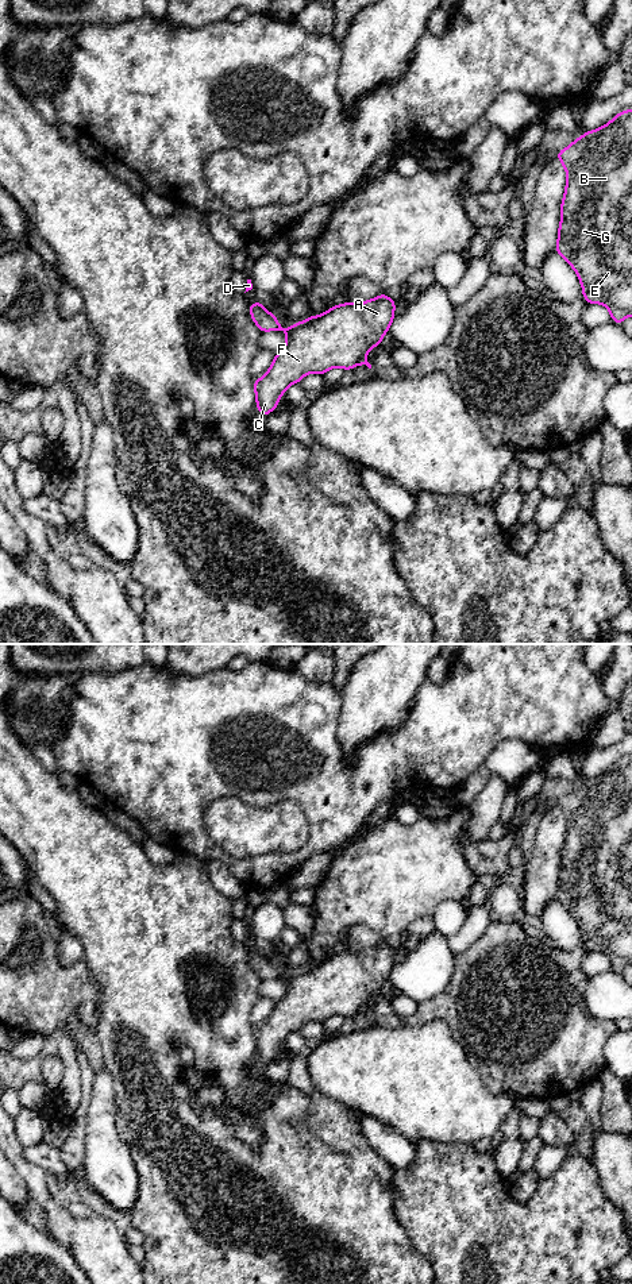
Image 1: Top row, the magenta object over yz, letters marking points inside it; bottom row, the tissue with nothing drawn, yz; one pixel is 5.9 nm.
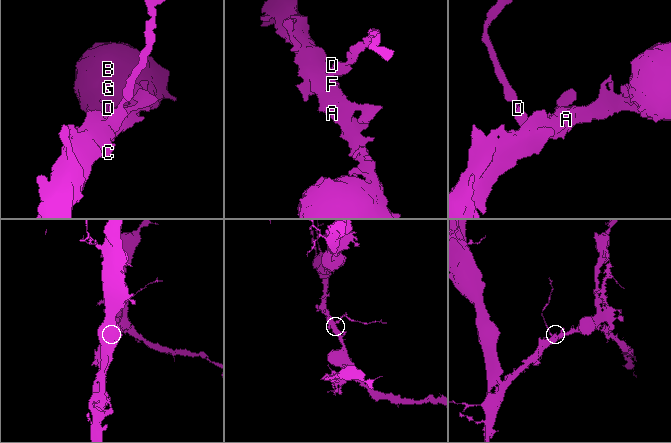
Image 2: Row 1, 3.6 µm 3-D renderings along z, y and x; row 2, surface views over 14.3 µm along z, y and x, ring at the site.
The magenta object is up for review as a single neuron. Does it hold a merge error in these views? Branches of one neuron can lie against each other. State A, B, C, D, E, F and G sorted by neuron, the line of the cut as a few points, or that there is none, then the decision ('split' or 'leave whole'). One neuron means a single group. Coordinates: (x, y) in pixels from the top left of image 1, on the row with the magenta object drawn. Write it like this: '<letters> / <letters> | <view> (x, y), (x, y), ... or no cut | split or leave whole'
A B C D E F G | no cut | leave whole

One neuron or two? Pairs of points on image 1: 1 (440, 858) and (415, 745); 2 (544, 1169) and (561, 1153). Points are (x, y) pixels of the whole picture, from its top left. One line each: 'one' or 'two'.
1: two
2: one

